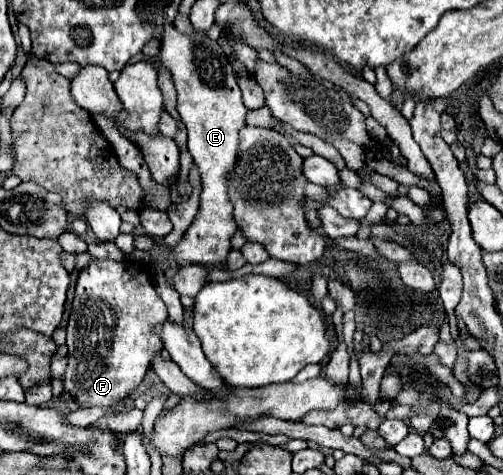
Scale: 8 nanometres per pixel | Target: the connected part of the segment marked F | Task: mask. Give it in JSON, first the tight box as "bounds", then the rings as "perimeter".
{"bounds":[63,259,165,409],"perimeter":[[[93,259],[77,279],[67,325],[69,363],[63,375],[63,393],[71,395],[81,409],[109,409],[121,403],[143,381],[153,353],[163,349],[151,327],[165,319],[165,303],[157,297],[147,267],[131,261]]]}

